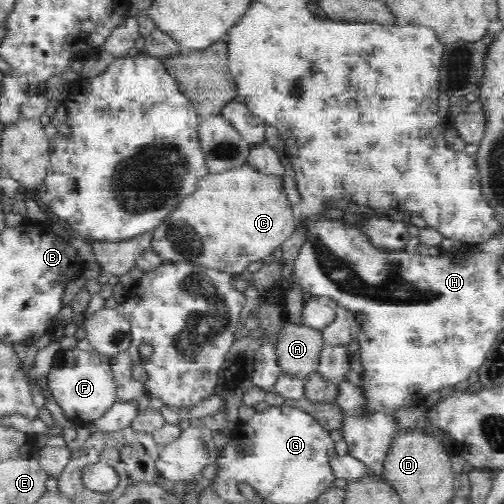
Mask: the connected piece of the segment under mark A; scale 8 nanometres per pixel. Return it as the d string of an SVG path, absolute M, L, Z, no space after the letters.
M286 320L274 332L276 362L284 375L304 378L316 373L323 347L319 330Z

